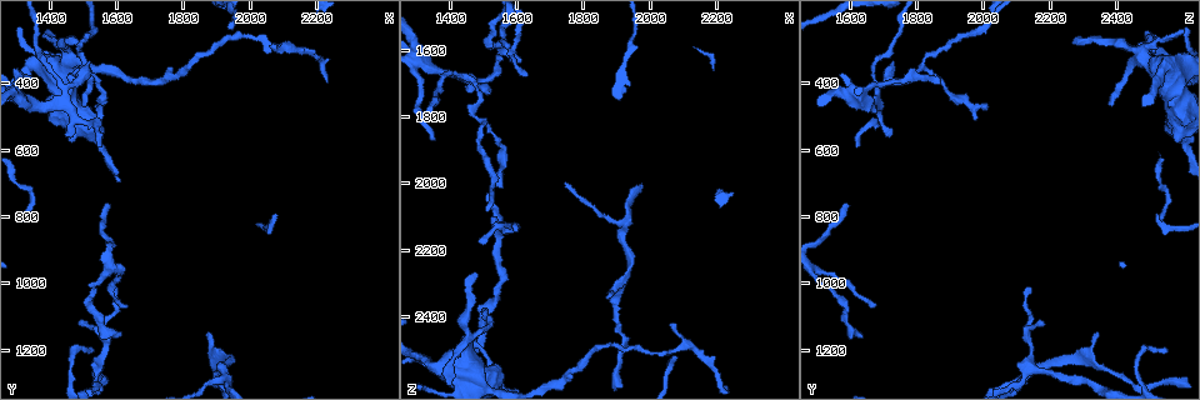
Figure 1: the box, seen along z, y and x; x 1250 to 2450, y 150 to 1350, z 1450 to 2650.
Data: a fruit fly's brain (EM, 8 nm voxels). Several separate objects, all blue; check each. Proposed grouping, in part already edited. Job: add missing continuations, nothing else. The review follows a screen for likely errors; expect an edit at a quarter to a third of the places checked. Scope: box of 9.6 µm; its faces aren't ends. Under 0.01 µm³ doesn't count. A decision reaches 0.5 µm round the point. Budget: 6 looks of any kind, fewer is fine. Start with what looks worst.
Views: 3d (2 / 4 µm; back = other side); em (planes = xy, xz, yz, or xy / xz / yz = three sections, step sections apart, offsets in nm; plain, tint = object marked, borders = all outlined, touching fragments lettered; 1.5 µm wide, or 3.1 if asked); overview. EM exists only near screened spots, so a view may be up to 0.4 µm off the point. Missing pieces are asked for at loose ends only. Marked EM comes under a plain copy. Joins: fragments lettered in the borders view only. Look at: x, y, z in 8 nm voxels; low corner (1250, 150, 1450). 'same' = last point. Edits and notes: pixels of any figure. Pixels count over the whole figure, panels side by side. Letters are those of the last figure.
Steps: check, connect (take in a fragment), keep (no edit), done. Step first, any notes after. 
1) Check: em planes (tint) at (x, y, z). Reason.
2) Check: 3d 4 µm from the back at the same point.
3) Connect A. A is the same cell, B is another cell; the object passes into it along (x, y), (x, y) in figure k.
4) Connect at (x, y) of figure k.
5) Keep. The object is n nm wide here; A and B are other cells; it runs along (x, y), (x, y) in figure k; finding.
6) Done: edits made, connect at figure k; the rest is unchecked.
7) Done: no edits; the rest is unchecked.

Check: 3d 2 µm at (1580, 760, 1580). Free end.

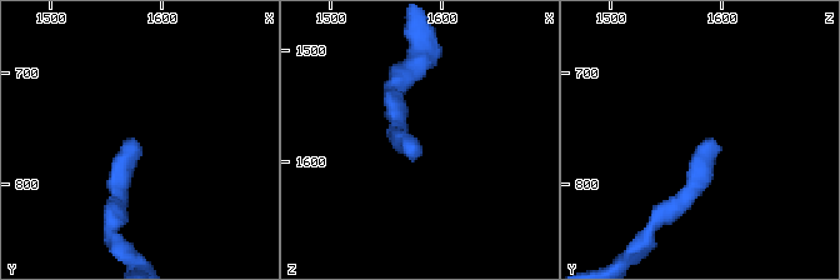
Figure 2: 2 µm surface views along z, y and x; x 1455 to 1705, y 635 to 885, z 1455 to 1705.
Check: em xy step 8 (borders) at (1576, 760, 1582). Shape alone is not enough.

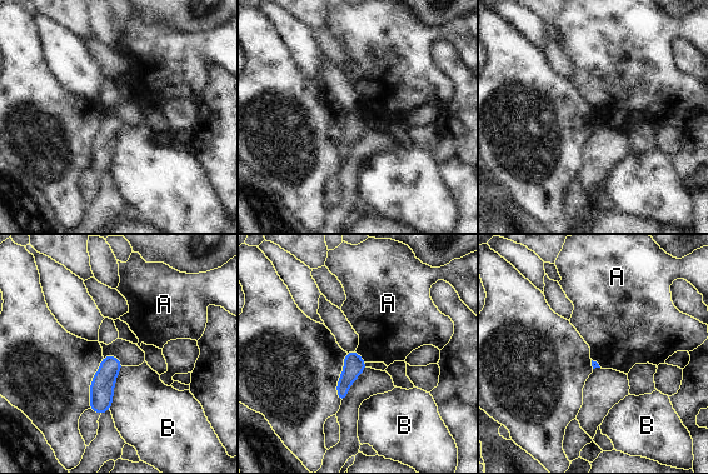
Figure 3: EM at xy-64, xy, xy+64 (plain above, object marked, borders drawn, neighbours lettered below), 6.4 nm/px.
Check: em planes (borders) at the same point. Another direction.

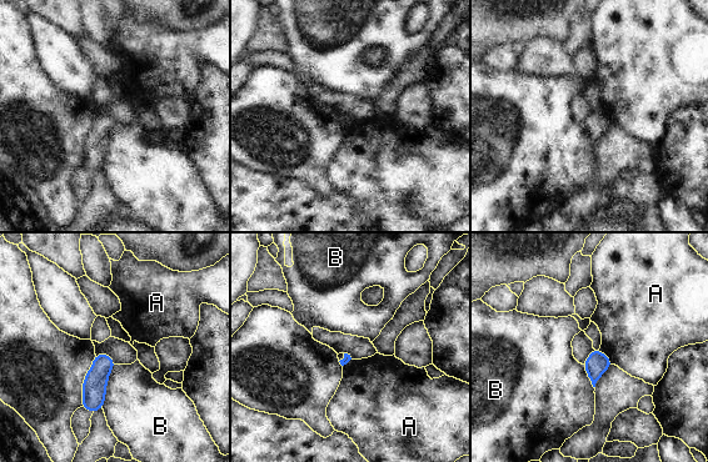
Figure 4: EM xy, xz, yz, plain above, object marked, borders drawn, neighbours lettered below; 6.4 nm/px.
Keep. A and B are other cells; a border runs along (598, 350), (613, 363) in figure 4; none of them fits.

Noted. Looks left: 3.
Check: 3d 4 µm from the back at (1340, 400, 1860). Tapers out.

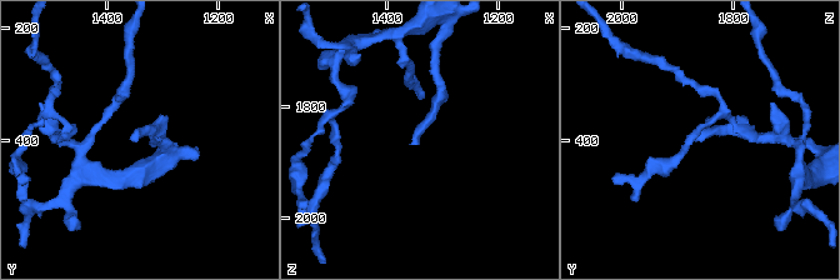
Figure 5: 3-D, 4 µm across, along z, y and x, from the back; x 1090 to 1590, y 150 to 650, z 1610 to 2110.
Check: em xz step 8 (borders) at (1350, 405, 1865).

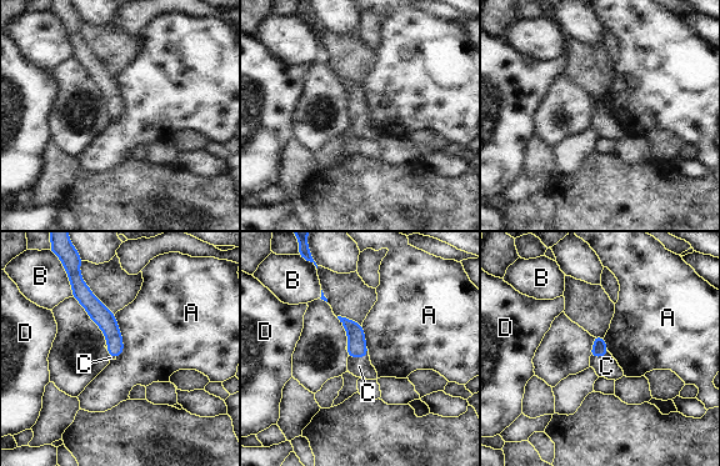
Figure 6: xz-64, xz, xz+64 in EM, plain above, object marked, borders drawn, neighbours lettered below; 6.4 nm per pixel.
Connect C. The longest contact is with A, 280 nm; C is the same cell, A, B and D are other cells; the object passes into it along (356, 345), (360, 356), (359, 366) in figure 6; it goes on there.

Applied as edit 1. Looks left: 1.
Check: em planes (borders) at (1600, 1020, 2140). Tapers out.

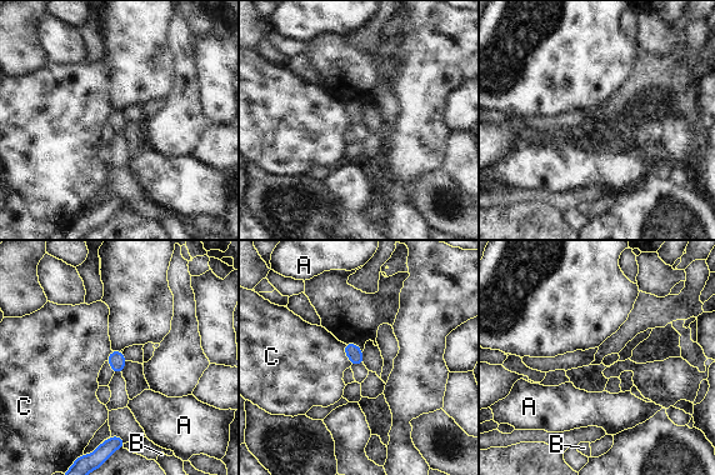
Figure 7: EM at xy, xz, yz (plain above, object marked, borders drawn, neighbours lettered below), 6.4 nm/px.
Keep. The longest contact is with C, 140 nm; A, B and C are other cells; no lettered fragment goes on from it.

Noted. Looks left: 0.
Done: edits made, connect at figure 6; the rest is unchecked.

